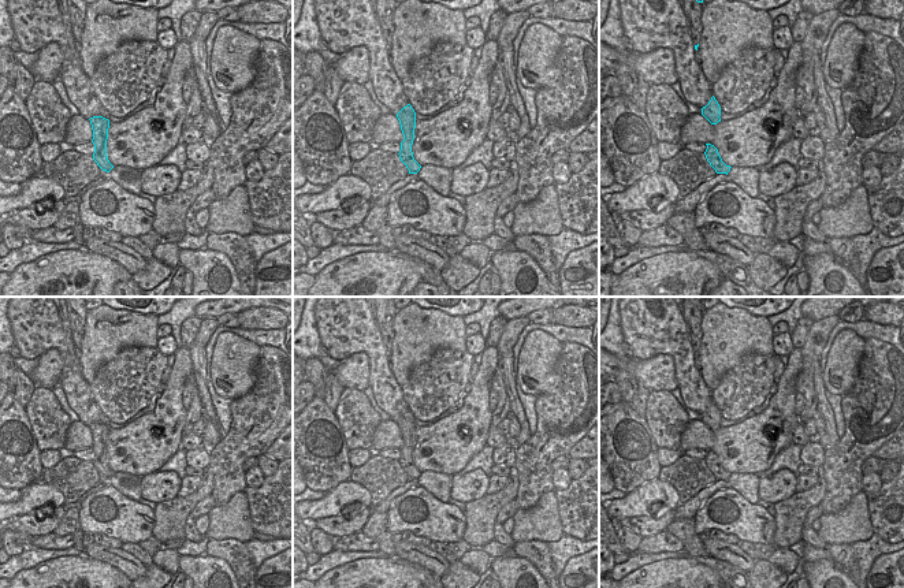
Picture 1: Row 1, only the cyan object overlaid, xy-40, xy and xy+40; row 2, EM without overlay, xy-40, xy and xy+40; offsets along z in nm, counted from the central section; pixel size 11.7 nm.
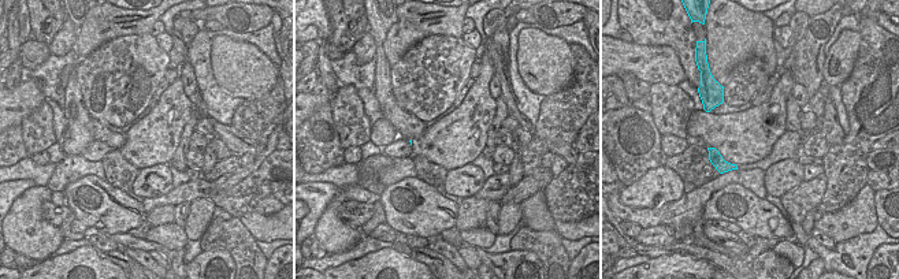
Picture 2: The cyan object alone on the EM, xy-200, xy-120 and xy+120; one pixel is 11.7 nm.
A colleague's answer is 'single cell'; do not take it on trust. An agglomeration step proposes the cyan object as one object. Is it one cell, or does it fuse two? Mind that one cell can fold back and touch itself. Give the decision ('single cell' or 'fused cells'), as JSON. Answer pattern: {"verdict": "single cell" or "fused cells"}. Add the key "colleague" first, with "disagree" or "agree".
{"colleague": "disagree", "verdict": "fused cells"}

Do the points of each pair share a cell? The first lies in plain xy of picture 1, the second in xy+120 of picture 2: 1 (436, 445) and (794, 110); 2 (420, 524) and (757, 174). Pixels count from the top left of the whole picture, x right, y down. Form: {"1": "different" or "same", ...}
{"1": "different", "2": "different"}

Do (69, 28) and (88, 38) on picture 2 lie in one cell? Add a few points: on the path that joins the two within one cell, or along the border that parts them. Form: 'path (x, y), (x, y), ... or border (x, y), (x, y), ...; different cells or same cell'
border (78, 29), (74, 47); different cells

